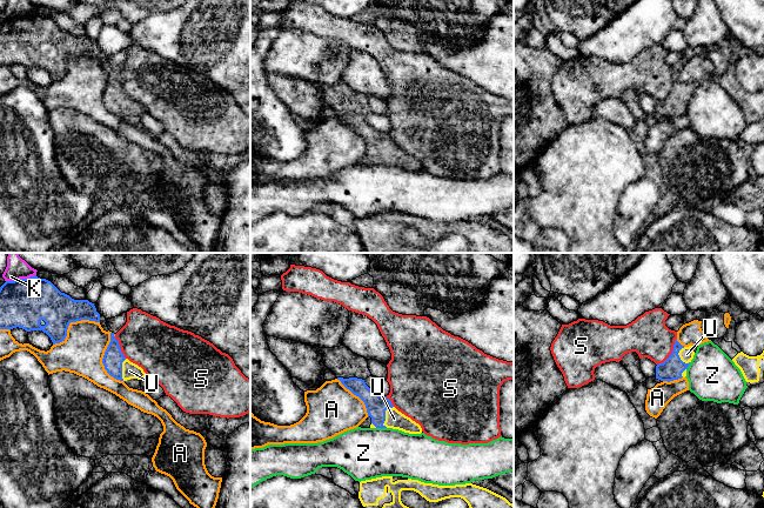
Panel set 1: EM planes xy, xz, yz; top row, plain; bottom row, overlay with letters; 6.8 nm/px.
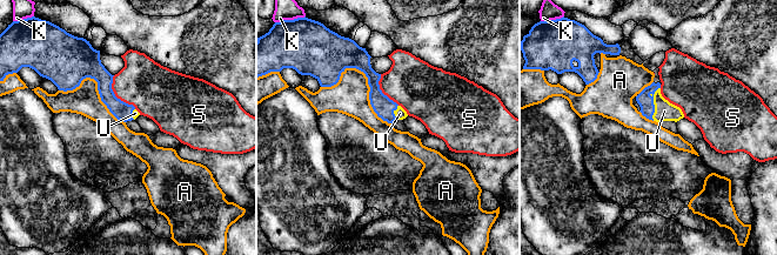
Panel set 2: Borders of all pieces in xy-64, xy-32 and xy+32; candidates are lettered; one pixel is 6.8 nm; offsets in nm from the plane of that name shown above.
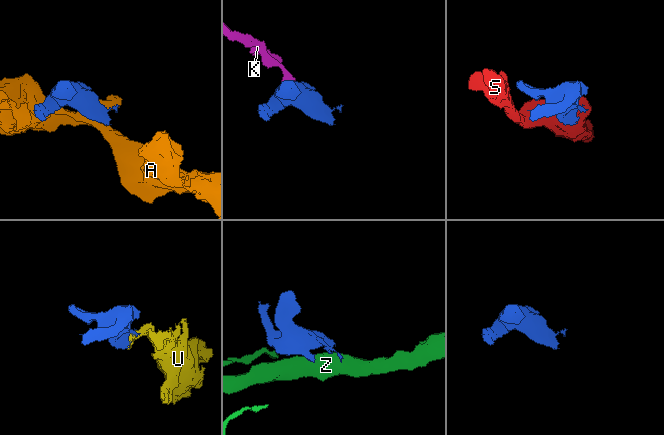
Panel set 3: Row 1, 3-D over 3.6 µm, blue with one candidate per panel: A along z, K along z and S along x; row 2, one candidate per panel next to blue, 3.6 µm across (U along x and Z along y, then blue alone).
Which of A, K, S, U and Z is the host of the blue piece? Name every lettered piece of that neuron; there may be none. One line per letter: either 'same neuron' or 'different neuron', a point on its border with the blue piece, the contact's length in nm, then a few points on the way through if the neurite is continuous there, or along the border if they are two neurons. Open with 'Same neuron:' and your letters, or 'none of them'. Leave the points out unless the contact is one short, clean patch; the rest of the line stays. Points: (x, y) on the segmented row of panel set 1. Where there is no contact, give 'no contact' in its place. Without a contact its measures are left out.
Same neuron: U
A: different neuron | xy (71, 321) | 360 nm
K: different neuron | xy (20, 279) | 220 nm | along xy (35, 274), (28, 278), (6, 281)
S: different neuron | yz (671, 353) | 240 nm | along yz (676, 338), (672, 352), (657, 365)
U: same neuron | xz (384, 415) | 160 nm
Z: different neuron | xz (381, 427) | 70 nm

